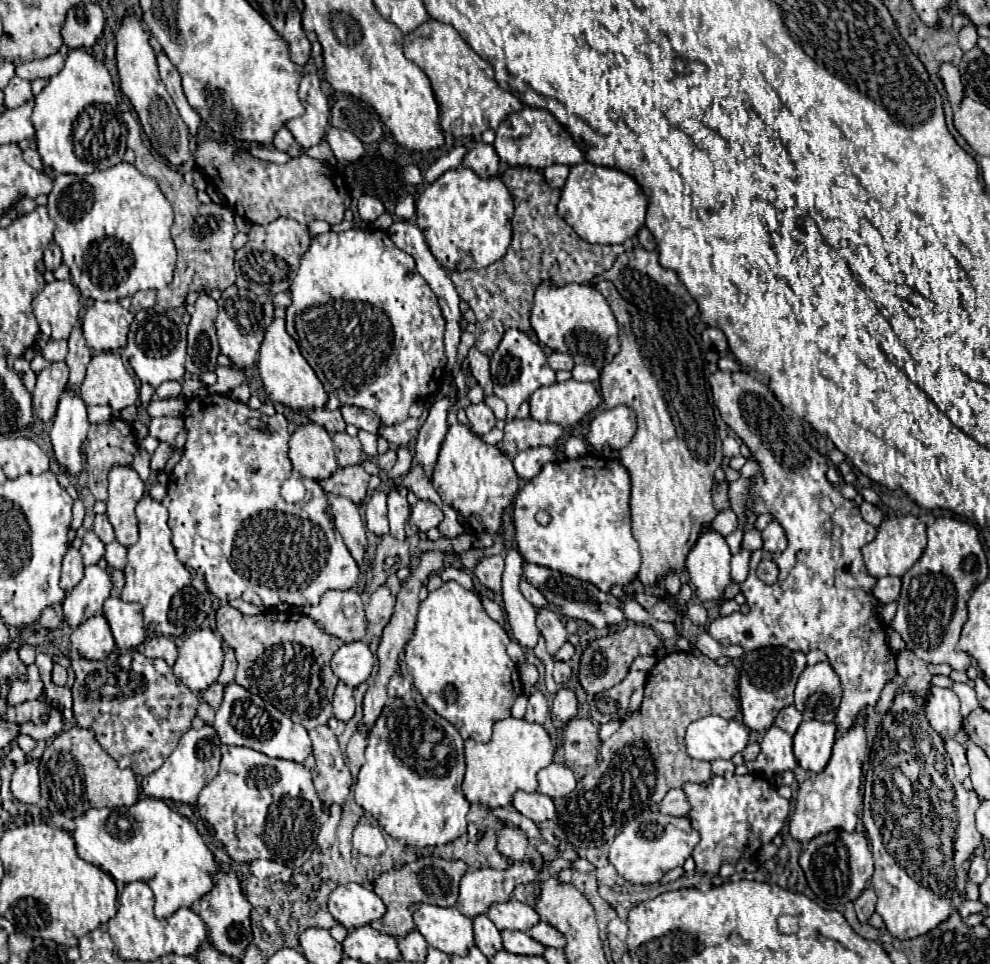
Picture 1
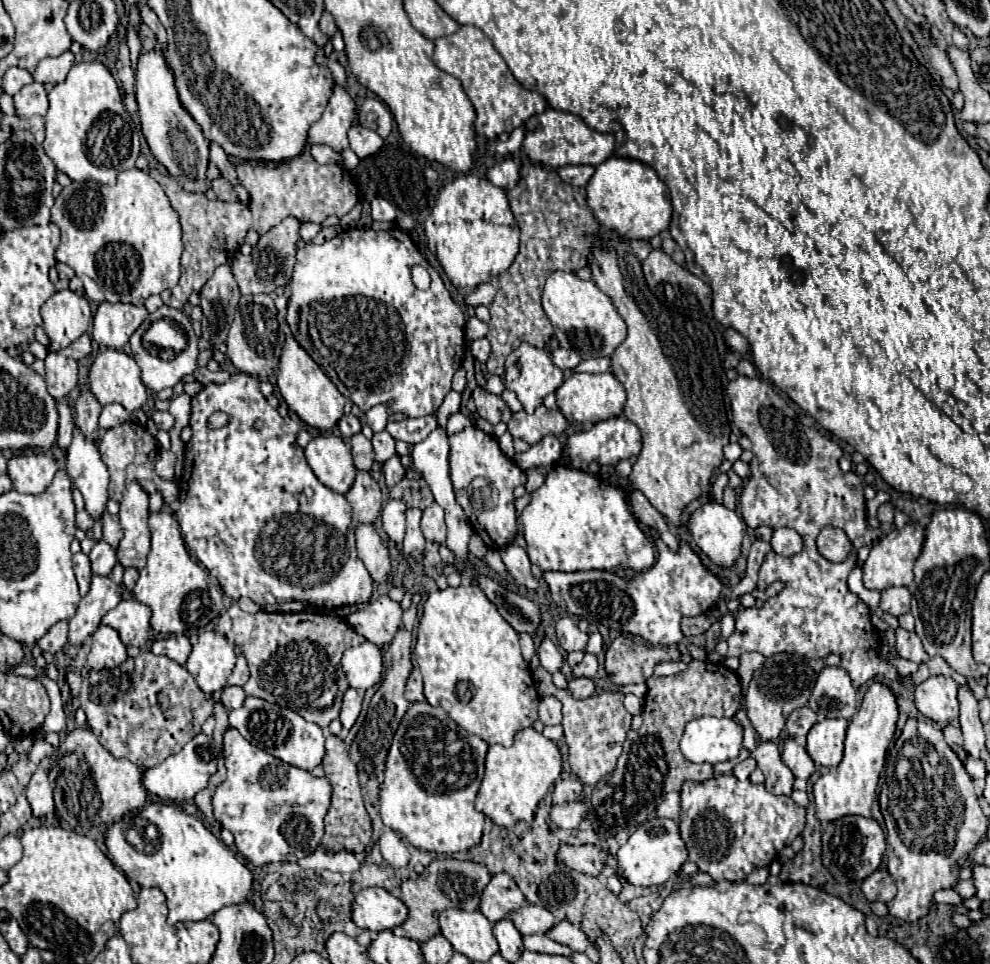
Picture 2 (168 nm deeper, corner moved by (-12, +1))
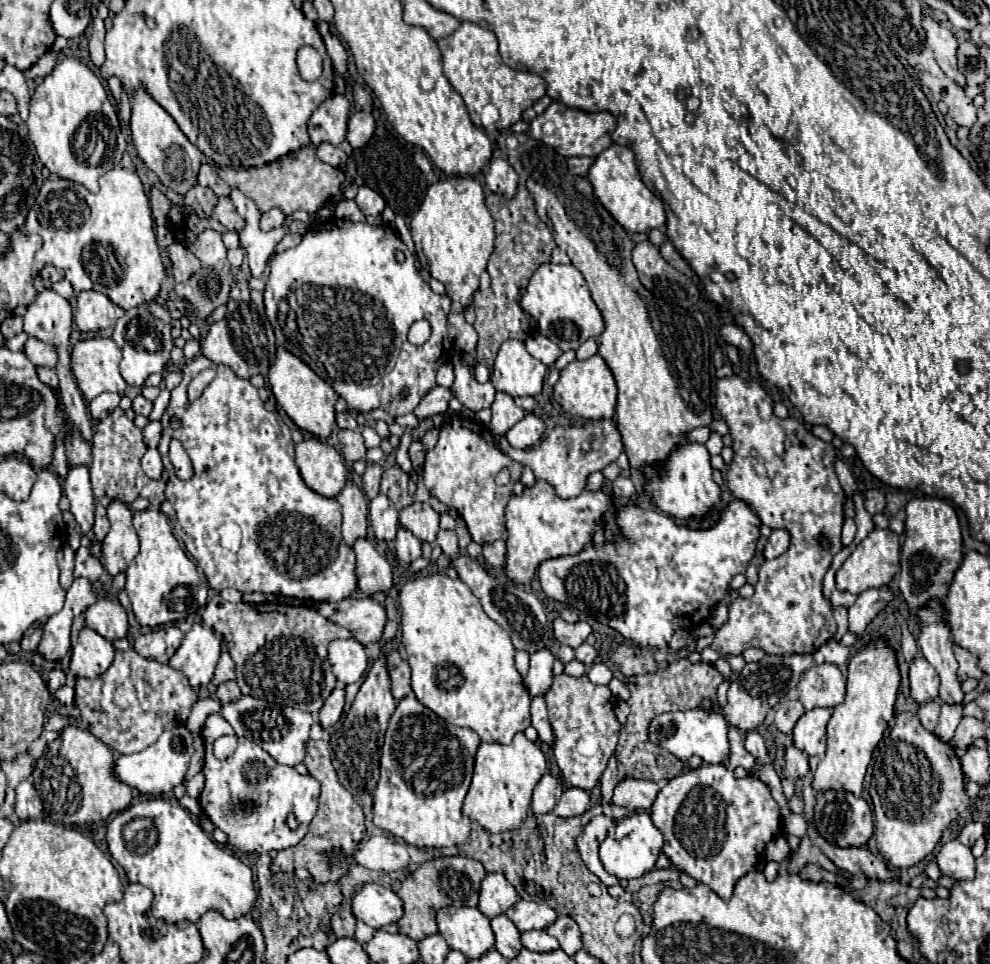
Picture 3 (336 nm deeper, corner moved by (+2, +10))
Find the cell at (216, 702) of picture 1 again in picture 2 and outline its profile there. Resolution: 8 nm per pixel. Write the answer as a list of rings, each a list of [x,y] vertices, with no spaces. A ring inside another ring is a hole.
[[[227,685],[223,689],[223,695],[221,695],[221,703],[227,707],[227,709],[239,709],[245,701],[245,691],[241,687],[231,687]]]

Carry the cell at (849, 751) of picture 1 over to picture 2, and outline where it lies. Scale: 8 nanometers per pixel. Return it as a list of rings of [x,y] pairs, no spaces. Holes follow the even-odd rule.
[[[871,683],[861,703],[861,709],[849,721],[843,761],[837,765],[837,769],[821,775],[813,785],[815,817],[821,823],[831,823],[831,819],[841,819],[843,815],[871,817],[871,805],[877,799],[879,773],[885,765],[885,751],[893,739],[895,723],[897,703],[893,693],[883,683]]]

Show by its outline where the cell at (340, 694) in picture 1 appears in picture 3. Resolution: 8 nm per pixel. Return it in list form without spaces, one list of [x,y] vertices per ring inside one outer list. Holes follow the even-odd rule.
[[[337,682],[335,690],[331,692],[331,696],[325,700],[321,712],[319,712],[319,724],[321,728],[331,728],[337,724],[337,720],[343,714],[343,704],[345,704],[345,684]]]

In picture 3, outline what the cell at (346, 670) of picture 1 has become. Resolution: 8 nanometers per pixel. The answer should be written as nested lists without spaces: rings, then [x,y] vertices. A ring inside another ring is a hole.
[[[355,638],[333,640],[329,644],[329,662],[337,680],[351,684],[357,682],[367,670],[367,656],[361,642]]]

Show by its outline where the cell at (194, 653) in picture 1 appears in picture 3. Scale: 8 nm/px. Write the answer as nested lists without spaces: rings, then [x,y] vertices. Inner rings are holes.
[[[195,624],[193,630],[185,634],[179,650],[169,660],[169,666],[181,670],[189,684],[197,690],[199,686],[207,686],[211,682],[219,654],[221,640],[215,632],[203,624]]]

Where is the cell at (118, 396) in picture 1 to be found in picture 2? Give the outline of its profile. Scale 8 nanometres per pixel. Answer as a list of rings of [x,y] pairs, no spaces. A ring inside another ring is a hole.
[[[107,349],[107,351],[99,353],[99,355],[95,355],[93,365],[89,369],[89,385],[91,385],[91,391],[93,391],[95,399],[101,405],[119,403],[129,413],[135,411],[135,409],[141,409],[141,405],[147,401],[147,387],[141,381],[141,371],[139,371],[135,359],[129,357],[125,351]]]

